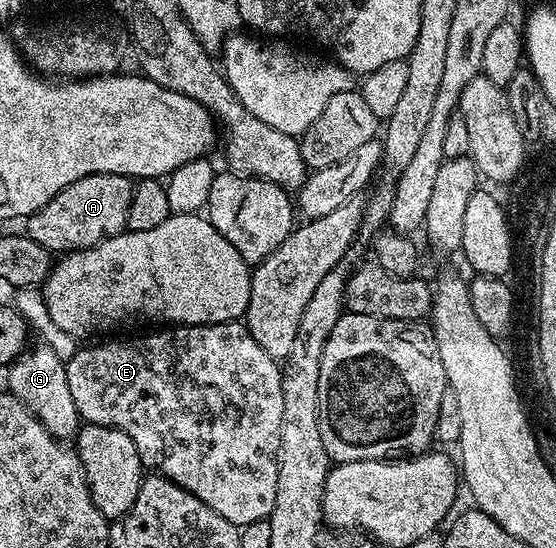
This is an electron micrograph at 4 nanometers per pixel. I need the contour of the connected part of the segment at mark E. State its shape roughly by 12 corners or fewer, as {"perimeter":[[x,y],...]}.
{"perimeter":[[245,323],[79,347],[68,390],[245,526],[284,390]]}

